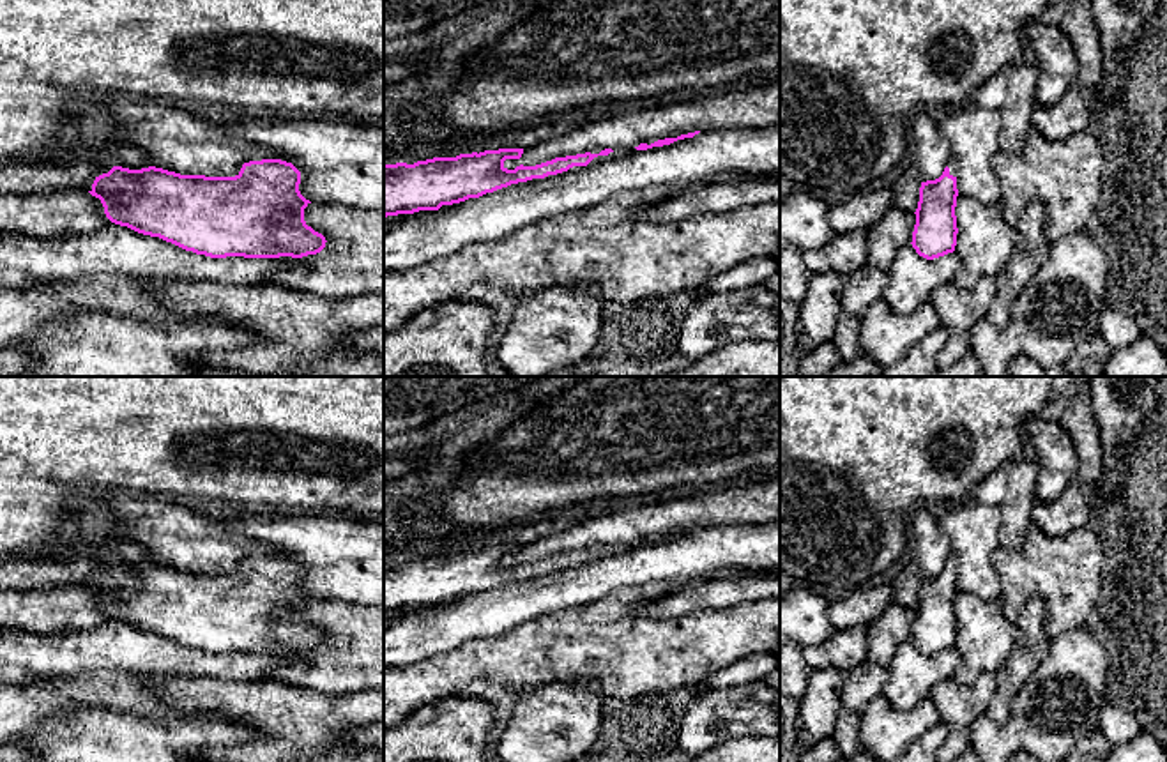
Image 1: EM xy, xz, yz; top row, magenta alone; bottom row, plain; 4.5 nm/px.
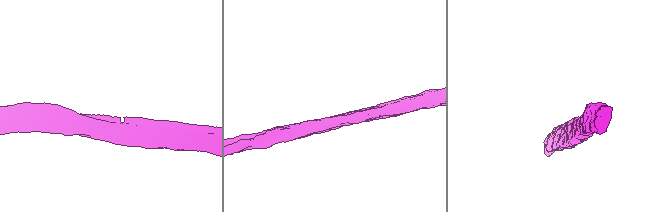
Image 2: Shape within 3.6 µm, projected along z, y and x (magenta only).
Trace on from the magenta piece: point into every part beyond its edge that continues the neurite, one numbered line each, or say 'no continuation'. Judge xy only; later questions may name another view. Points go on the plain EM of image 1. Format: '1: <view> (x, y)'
no continuation

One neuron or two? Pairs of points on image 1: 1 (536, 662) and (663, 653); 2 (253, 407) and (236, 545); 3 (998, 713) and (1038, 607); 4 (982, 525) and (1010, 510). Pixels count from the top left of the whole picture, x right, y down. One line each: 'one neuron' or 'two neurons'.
1: one neuron
2: two neurons
3: one neuron
4: two neurons

